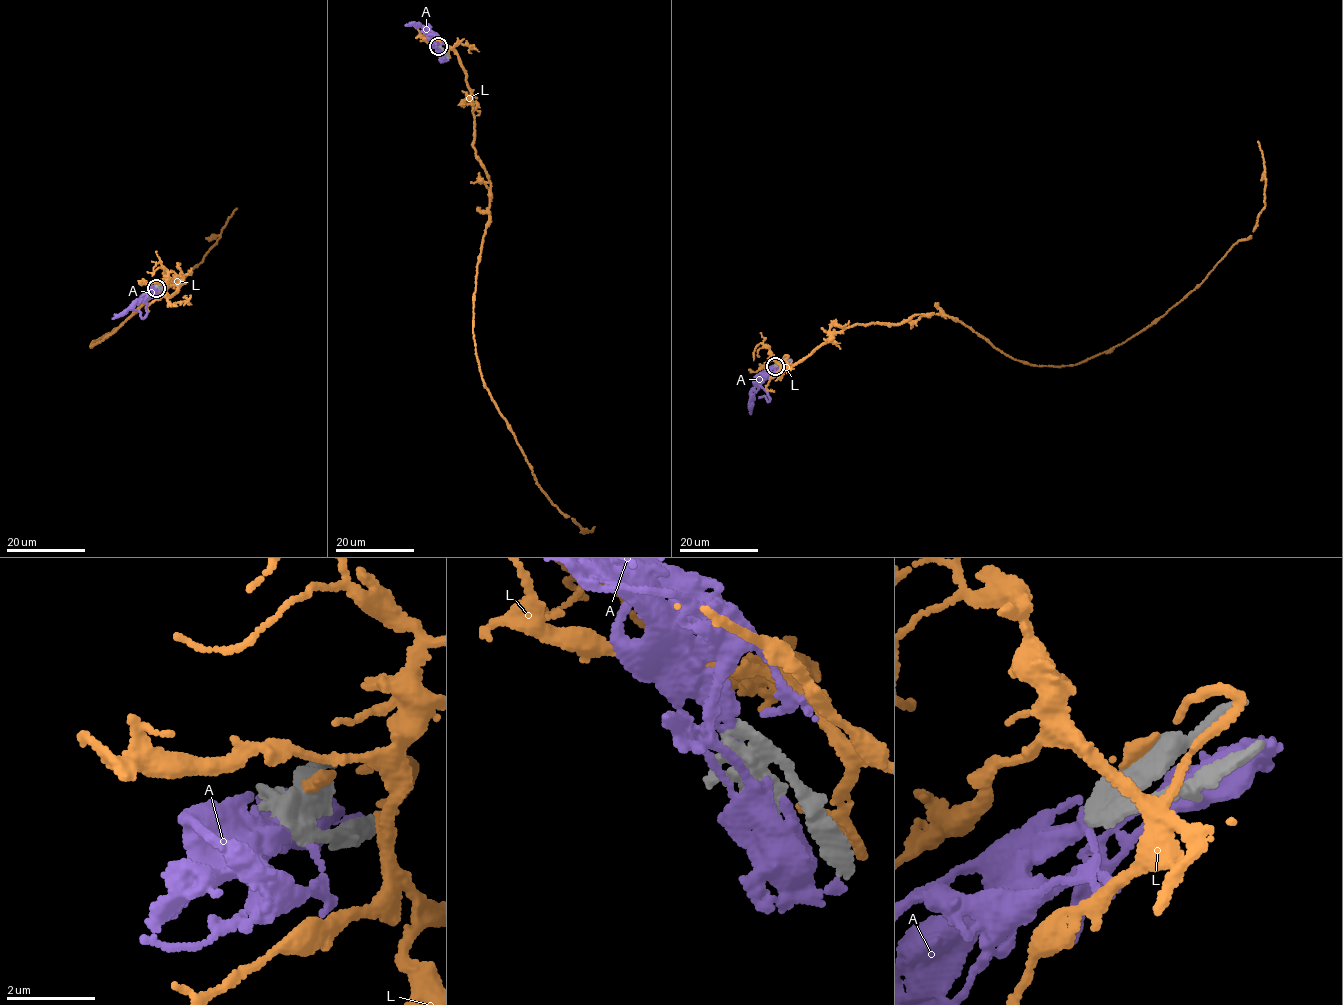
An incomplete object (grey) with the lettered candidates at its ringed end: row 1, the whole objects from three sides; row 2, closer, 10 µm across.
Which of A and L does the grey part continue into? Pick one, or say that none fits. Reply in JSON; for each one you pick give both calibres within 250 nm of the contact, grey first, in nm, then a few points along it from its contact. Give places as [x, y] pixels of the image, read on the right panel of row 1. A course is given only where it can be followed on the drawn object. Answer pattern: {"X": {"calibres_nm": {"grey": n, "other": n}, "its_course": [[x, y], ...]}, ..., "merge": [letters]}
{"A": {"calibres_nm": {"grey": 440, "other": 380}, "its_course": [[776, 366], [756, 376], [768, 401], [763, 395], [759, 398]]}, "merge": ["A"]}

